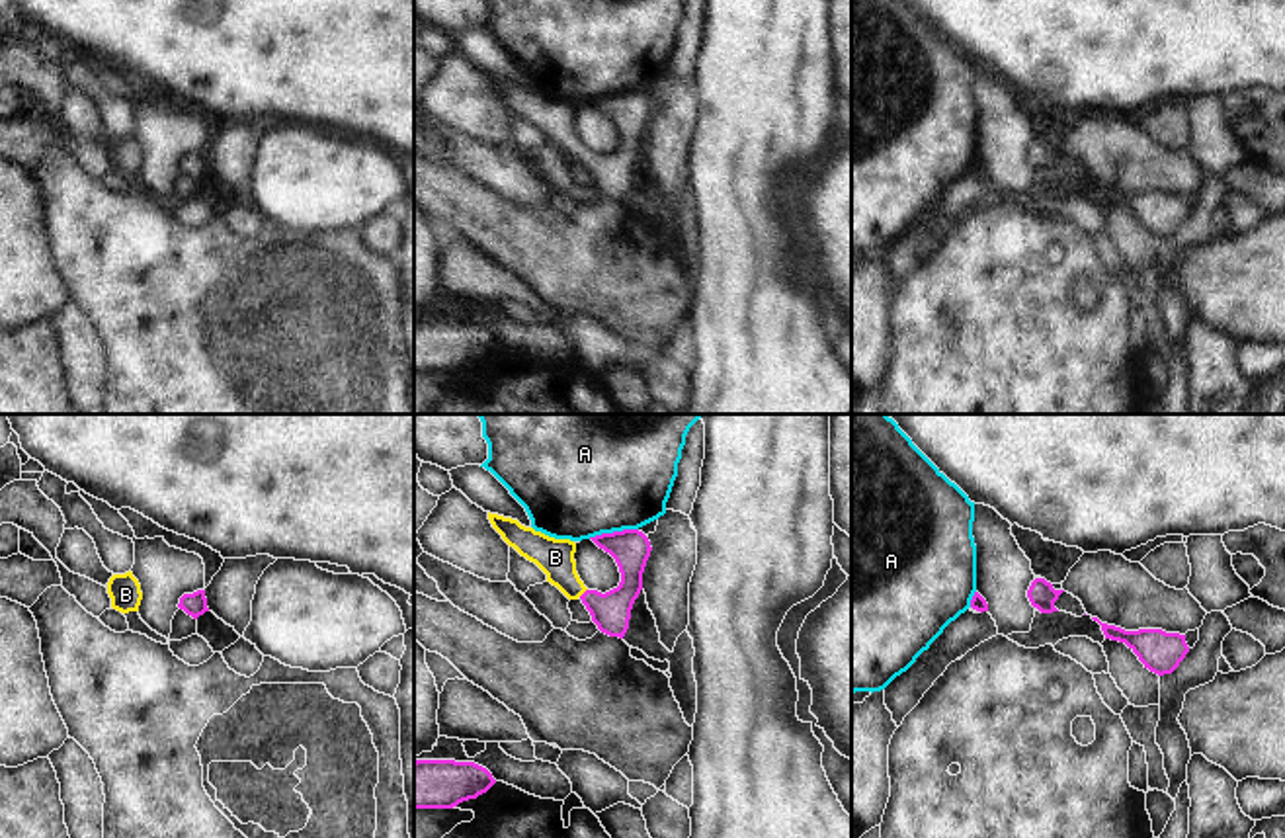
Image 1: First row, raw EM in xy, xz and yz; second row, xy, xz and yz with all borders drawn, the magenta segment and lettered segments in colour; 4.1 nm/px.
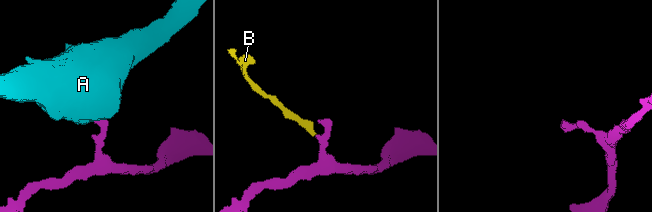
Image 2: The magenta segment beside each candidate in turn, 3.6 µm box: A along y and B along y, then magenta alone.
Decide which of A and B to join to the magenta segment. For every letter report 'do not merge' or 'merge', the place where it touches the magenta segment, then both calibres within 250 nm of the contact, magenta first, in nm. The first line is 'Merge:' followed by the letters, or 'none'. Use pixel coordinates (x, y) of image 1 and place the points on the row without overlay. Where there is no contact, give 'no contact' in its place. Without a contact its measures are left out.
Merge: B
A: do not merge; contact xz (614, 94); calibres 160 and 420 nm
B: merge; contact xz (584, 155); calibres 160 and 160 nm

